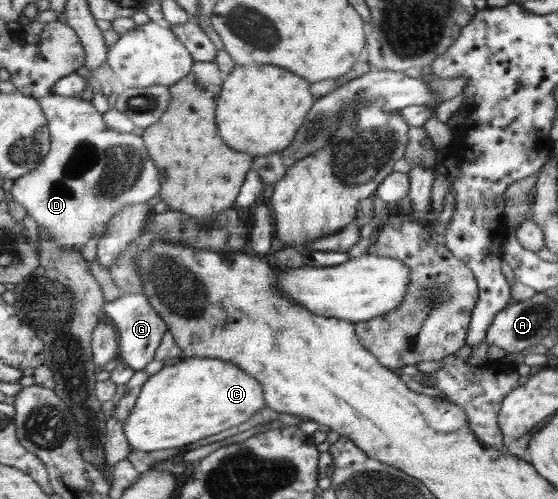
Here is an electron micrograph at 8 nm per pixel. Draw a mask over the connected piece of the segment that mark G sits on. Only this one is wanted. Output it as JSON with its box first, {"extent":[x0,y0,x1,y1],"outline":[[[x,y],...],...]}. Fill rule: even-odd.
{"extent":[105,293,168,370],"outline":[[[124,293],[116,301],[109,301],[105,305],[105,314],[117,325],[120,333],[118,340],[118,359],[127,364],[131,369],[143,370],[147,363],[153,361],[157,347],[163,341],[163,335],[167,333],[168,327],[153,306],[147,301],[147,296],[143,293]]]}

